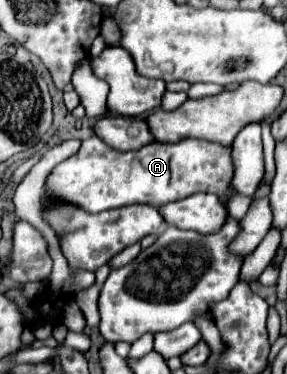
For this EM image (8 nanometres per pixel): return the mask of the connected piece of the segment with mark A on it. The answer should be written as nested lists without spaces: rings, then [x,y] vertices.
[[[90,137],[90,139],[82,141],[78,153],[68,157],[68,161],[62,161],[60,165],[56,165],[56,169],[48,175],[46,191],[50,197],[54,197],[54,199],[60,197],[58,201],[72,201],[88,213],[100,213],[106,209],[116,209],[116,207],[124,207],[124,205],[132,205],[132,203],[146,203],[146,205],[158,207],[158,205],[166,205],[170,201],[184,199],[194,193],[216,193],[216,197],[220,197],[220,201],[224,201],[224,205],[228,205],[228,199],[238,195],[230,183],[232,173],[234,173],[230,155],[232,155],[230,147],[216,145],[210,141],[198,141],[198,139],[184,139],[178,143],[154,141],[140,149],[122,153],[122,151],[114,151],[108,145],[104,145],[98,137]]]

